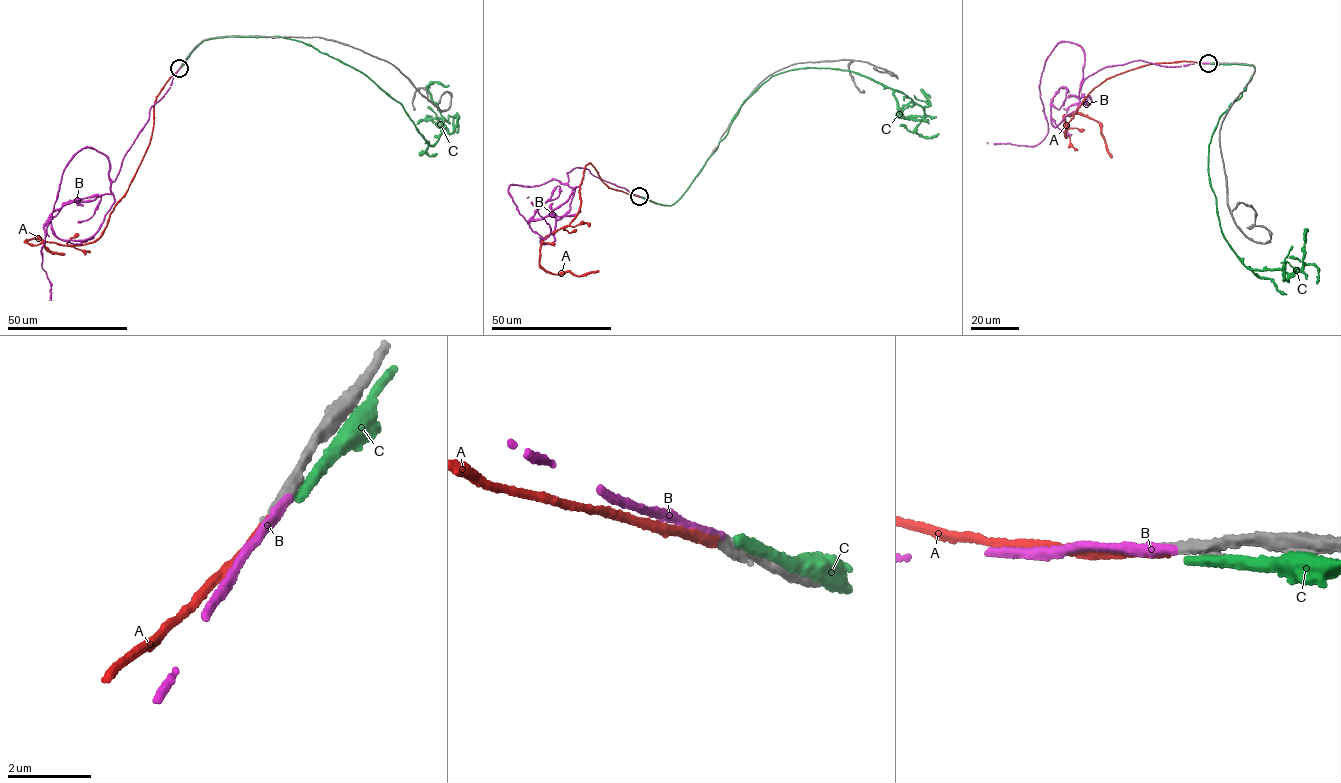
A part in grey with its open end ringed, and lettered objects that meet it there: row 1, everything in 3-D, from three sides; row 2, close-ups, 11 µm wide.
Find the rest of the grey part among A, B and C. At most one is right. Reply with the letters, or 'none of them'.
none of them

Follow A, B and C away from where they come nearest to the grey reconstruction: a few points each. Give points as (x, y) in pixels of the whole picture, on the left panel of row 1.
A: (180, 68), (158, 94), (150, 143), (100, 237), (66, 246), (25, 241), (38, 238), (48, 250), (64, 254)
B: (180, 68), (113, 181), (108, 158), (88, 147), (64, 170), (41, 250), (49, 300)
C: (181, 66), (213, 38), (277, 36), (310, 44), (401, 104), (431, 145), (445, 127), (428, 87), (448, 85)

